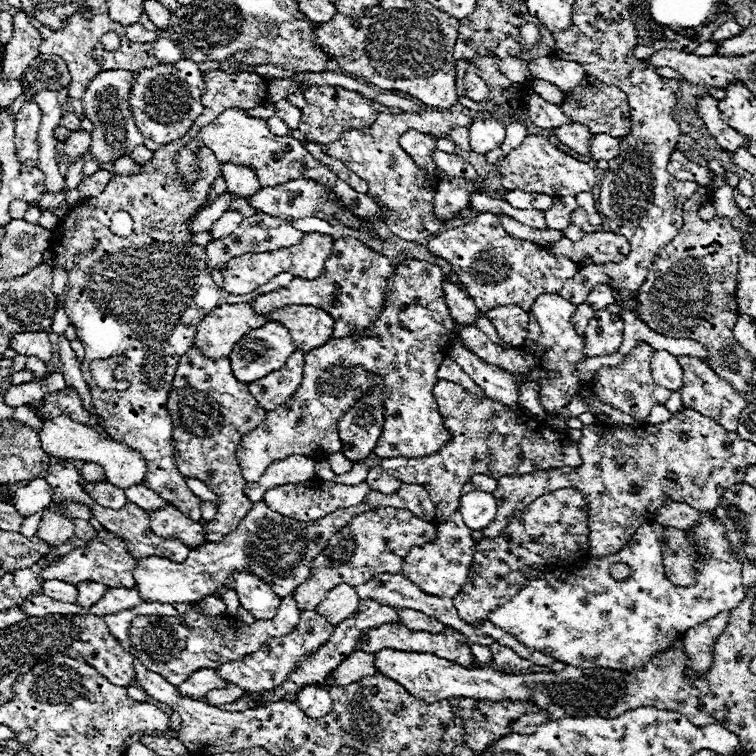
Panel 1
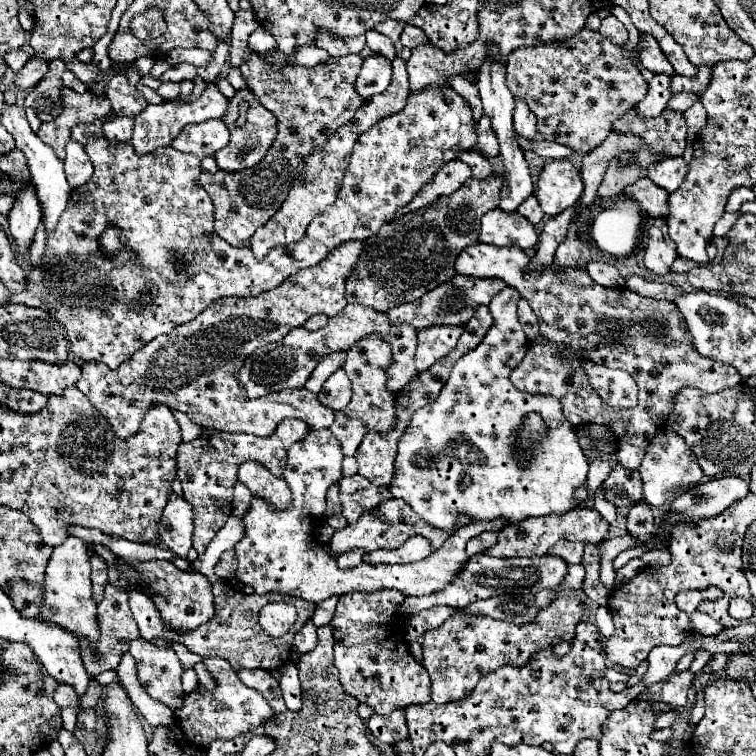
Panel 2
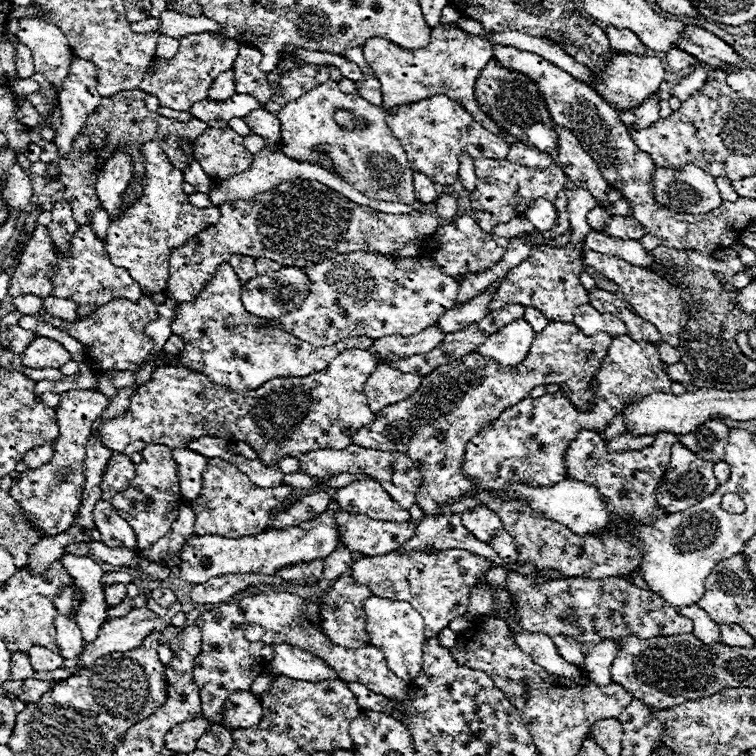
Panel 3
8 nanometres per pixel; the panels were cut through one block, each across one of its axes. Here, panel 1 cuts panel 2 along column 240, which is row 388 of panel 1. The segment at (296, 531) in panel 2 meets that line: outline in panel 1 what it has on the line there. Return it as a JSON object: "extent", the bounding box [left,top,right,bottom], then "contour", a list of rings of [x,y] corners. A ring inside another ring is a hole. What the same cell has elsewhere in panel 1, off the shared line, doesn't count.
{"extent":[462,294,588,412],"contour":[[[542,294],[536,298],[532,312],[542,328],[542,334],[538,338],[538,344],[534,344],[536,348],[510,348],[504,350],[500,346],[496,346],[478,326],[468,326],[466,330],[462,330],[462,340],[466,340],[464,344],[474,350],[474,354],[488,362],[498,366],[500,370],[506,370],[508,374],[514,376],[514,380],[520,384],[534,380],[540,386],[540,402],[542,408],[546,412],[554,412],[560,408],[566,408],[570,404],[570,400],[580,392],[582,384],[578,380],[578,376],[574,374],[574,364],[586,360],[588,356],[584,354],[584,346],[586,340],[584,336],[580,336],[572,324],[572,316],[576,314],[576,306],[570,304],[568,300],[564,300],[558,294]]]}

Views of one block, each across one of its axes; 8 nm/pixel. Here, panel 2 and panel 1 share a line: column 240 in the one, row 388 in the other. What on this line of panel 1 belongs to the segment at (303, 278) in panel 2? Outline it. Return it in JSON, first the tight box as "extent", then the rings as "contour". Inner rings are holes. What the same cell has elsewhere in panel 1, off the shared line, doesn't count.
{"extent":[236,260,454,482],"contour":[[[404,260],[402,264],[398,264],[396,276],[388,280],[386,304],[380,318],[372,324],[372,330],[366,332],[360,342],[354,342],[352,336],[338,340],[330,338],[322,348],[308,352],[304,358],[306,360],[304,378],[294,396],[290,396],[290,400],[286,400],[282,408],[270,410],[266,414],[266,420],[258,424],[254,432],[242,436],[236,452],[236,462],[240,466],[244,480],[246,482],[258,480],[274,460],[282,460],[292,454],[302,454],[310,456],[314,462],[324,462],[326,456],[340,452],[342,442],[338,438],[338,420],[342,420],[342,416],[366,392],[366,388],[374,378],[380,378],[386,386],[386,420],[384,430],[374,448],[374,454],[380,458],[392,458],[392,456],[418,458],[438,452],[438,448],[446,440],[450,440],[450,434],[444,428],[432,388],[438,382],[436,378],[438,366],[450,352],[450,336],[454,330],[454,320],[446,306],[442,284],[444,284],[444,272],[440,266],[424,260]]]}

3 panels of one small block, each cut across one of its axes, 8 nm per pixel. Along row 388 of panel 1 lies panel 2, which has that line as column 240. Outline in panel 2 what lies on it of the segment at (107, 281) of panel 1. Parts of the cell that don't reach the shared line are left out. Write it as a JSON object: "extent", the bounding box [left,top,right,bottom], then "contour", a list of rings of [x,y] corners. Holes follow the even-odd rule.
{"extent":[214,90,276,172],"contour":[[[238,90],[234,98],[230,98],[228,102],[228,108],[226,108],[226,114],[222,118],[230,130],[230,142],[226,148],[218,150],[214,156],[216,156],[216,162],[218,162],[218,168],[220,170],[226,170],[226,172],[238,172],[242,168],[250,168],[254,164],[258,164],[264,154],[268,152],[270,144],[274,142],[276,138],[276,122],[274,122],[274,116],[266,112],[266,108],[254,98],[254,94],[250,94],[250,90]],[[240,102],[248,102],[248,114],[246,114],[246,124],[244,126],[236,126],[236,120],[238,120],[238,104]]]}

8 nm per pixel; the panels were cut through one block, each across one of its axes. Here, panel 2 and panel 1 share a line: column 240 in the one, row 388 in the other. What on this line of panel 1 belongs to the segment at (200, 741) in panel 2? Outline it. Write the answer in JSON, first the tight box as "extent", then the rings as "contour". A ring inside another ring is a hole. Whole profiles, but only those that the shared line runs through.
{"extent":[678,356,746,432],"contour":[[[678,356],[678,362],[682,366],[684,372],[684,386],[680,388],[680,396],[684,406],[690,406],[698,412],[702,412],[702,416],[714,418],[718,424],[722,424],[726,430],[736,432],[738,428],[738,420],[740,420],[740,412],[746,406],[746,400],[722,378],[718,378],[714,374],[714,370],[704,364],[700,358],[690,358],[690,356]]]}

